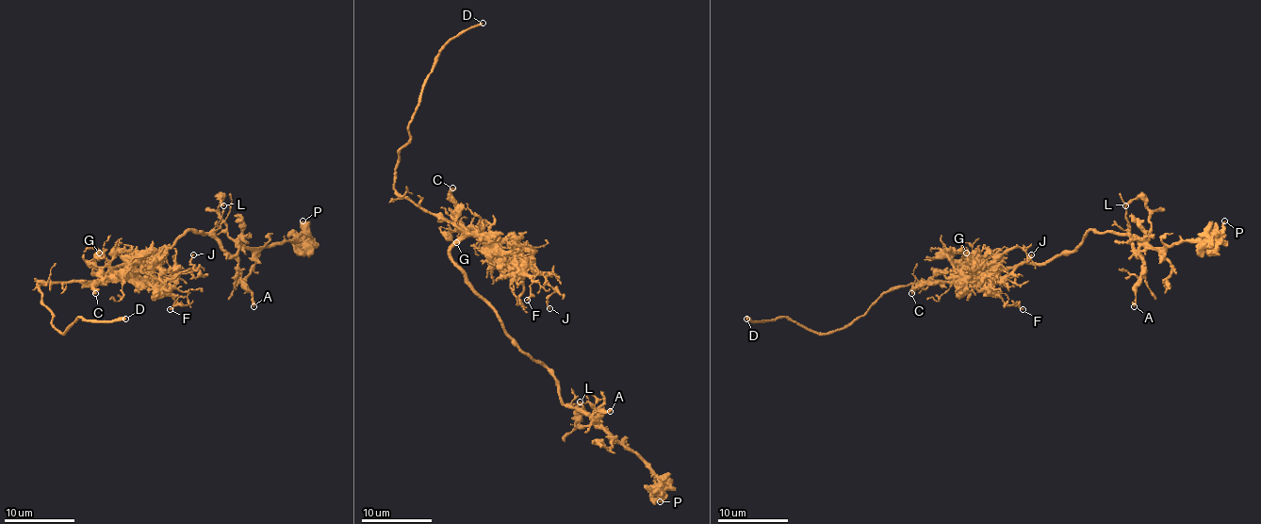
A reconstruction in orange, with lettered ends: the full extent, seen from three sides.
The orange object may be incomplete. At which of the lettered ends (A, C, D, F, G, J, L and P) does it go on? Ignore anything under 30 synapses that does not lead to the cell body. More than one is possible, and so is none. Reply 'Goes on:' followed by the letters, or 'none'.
Goes on: D

